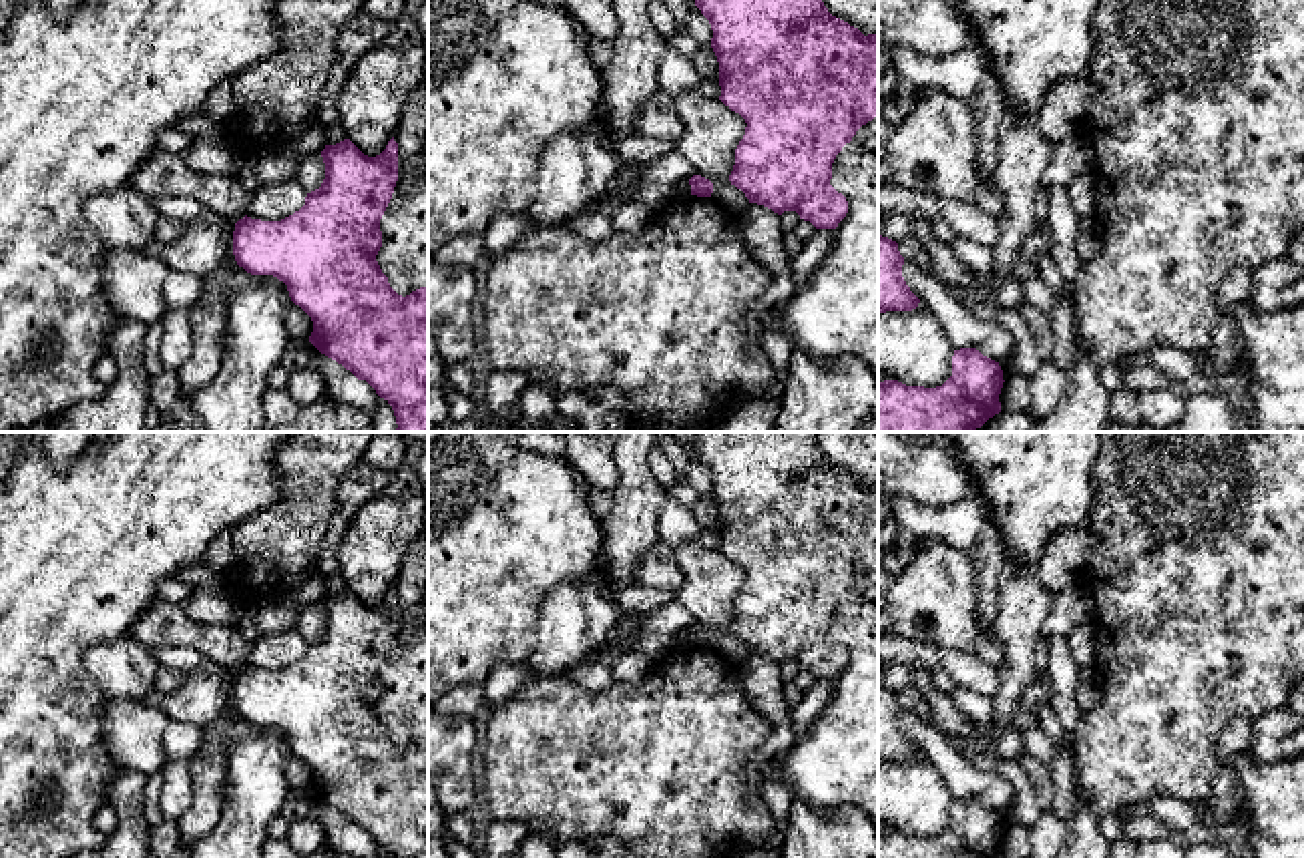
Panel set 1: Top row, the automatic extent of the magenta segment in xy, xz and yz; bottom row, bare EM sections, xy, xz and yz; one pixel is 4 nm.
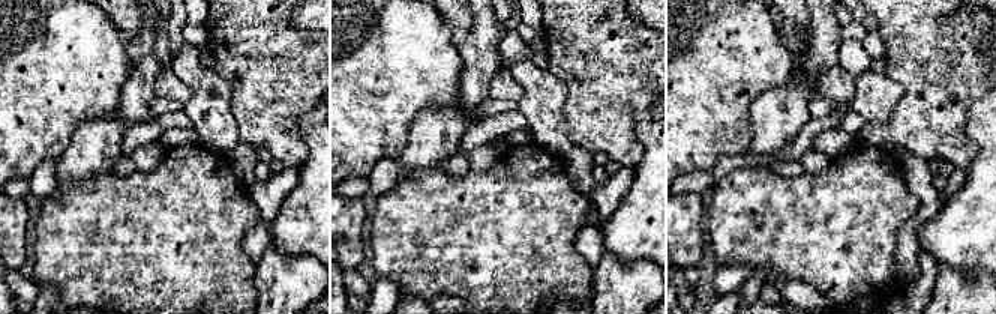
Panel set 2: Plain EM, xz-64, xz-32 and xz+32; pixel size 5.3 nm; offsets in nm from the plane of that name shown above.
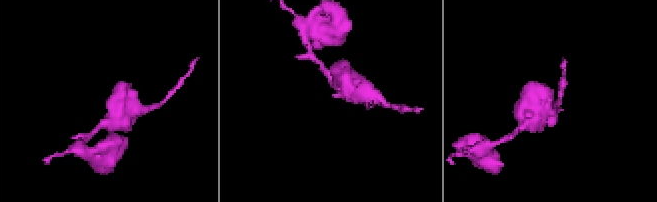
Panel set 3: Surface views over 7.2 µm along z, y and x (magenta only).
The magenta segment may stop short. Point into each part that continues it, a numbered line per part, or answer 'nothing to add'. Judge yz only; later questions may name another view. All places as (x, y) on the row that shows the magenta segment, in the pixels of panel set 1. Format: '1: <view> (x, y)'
nothing to add

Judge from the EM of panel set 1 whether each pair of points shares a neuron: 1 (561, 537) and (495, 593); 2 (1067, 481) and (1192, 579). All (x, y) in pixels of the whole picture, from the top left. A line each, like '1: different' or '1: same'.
1: same
2: different

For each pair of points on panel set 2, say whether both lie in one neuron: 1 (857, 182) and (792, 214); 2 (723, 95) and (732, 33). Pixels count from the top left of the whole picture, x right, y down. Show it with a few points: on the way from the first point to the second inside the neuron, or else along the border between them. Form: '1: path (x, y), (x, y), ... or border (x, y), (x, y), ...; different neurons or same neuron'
1: path (840, 199), (825, 214), (809, 214); same neuron
2: path (723, 80), (723, 53), (728, 48); same neuron

